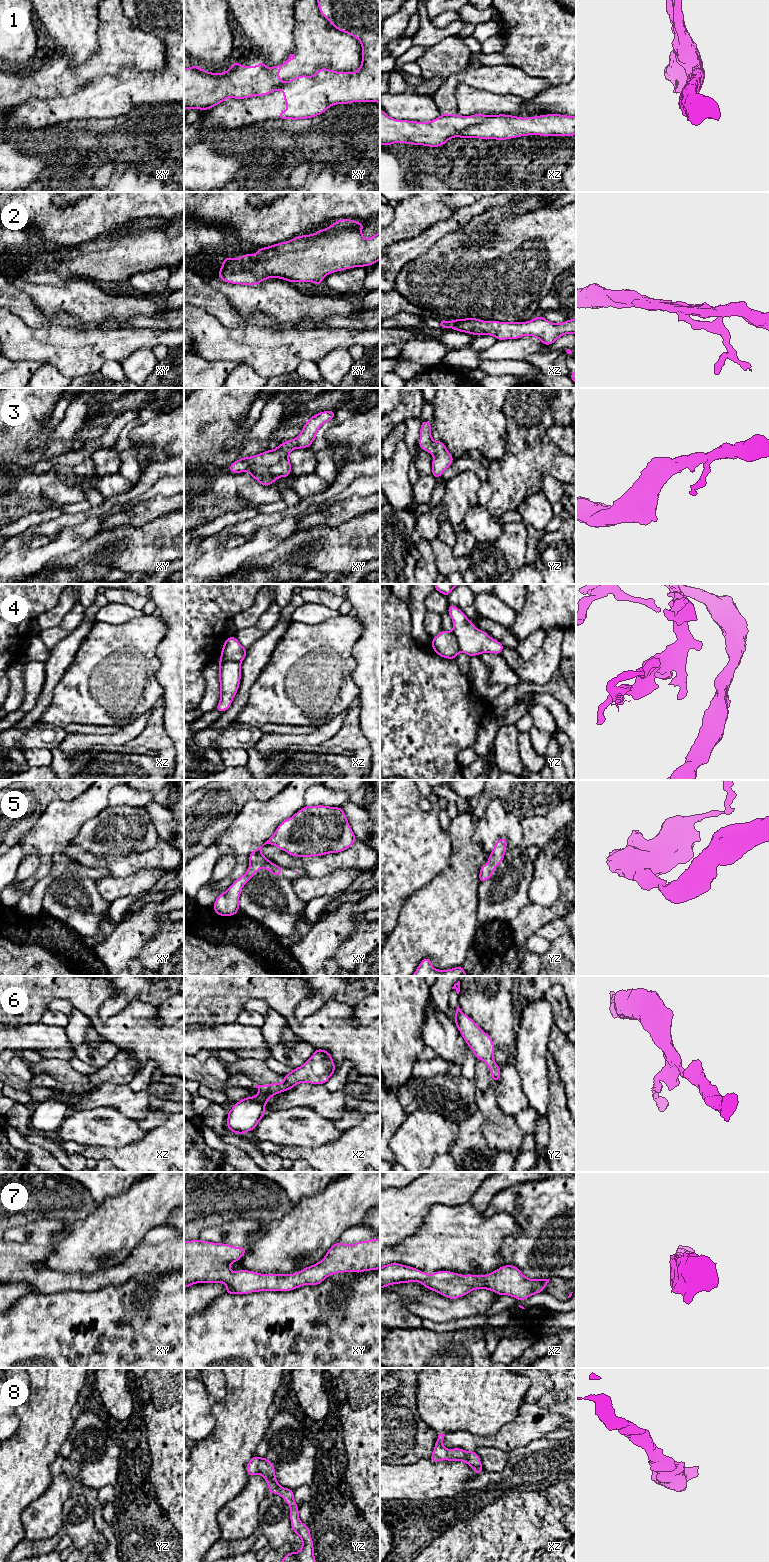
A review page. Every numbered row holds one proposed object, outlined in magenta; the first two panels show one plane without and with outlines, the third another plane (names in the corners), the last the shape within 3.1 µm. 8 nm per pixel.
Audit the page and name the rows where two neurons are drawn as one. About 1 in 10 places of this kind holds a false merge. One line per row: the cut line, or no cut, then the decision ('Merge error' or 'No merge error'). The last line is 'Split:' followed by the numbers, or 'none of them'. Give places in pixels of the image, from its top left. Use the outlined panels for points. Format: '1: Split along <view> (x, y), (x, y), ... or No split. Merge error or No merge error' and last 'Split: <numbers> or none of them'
1: Split along xz (487, 115), (479, 123), (462, 130), (457, 136). Merge error
2: No split. No merge error
3: No split. No merge error
4: Split along xz (219, 660), (240, 662). Merge error
5: No split. No merge error
6: No split. No merge error
7: No split. No merge error
8: No split. No merge error
Split: 1, 4

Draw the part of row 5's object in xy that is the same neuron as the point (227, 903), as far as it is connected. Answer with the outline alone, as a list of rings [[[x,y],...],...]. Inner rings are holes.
[[[305,805],[291,818],[282,821],[275,833],[250,853],[250,867],[225,892],[219,894],[213,904],[215,913],[219,916],[236,915],[243,886],[261,868],[269,870],[274,876],[282,873],[282,867],[262,854],[264,845],[274,845],[294,857],[312,857],[342,852],[351,847],[355,840],[342,808]]]

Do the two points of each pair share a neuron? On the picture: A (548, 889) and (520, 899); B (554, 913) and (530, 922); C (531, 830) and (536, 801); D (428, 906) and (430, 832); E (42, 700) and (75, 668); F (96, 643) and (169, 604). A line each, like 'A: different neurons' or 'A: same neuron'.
A: different neurons
B: same neuron
C: different neurons
D: different neurons
E: different neurons
F: different neurons

